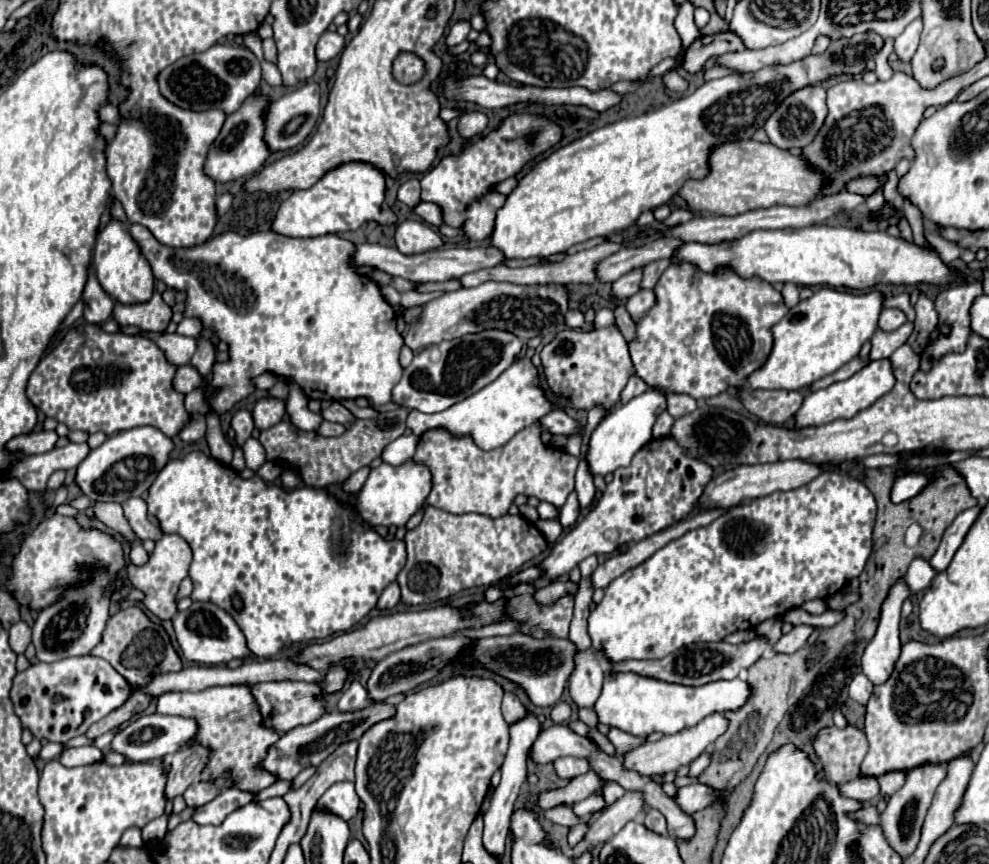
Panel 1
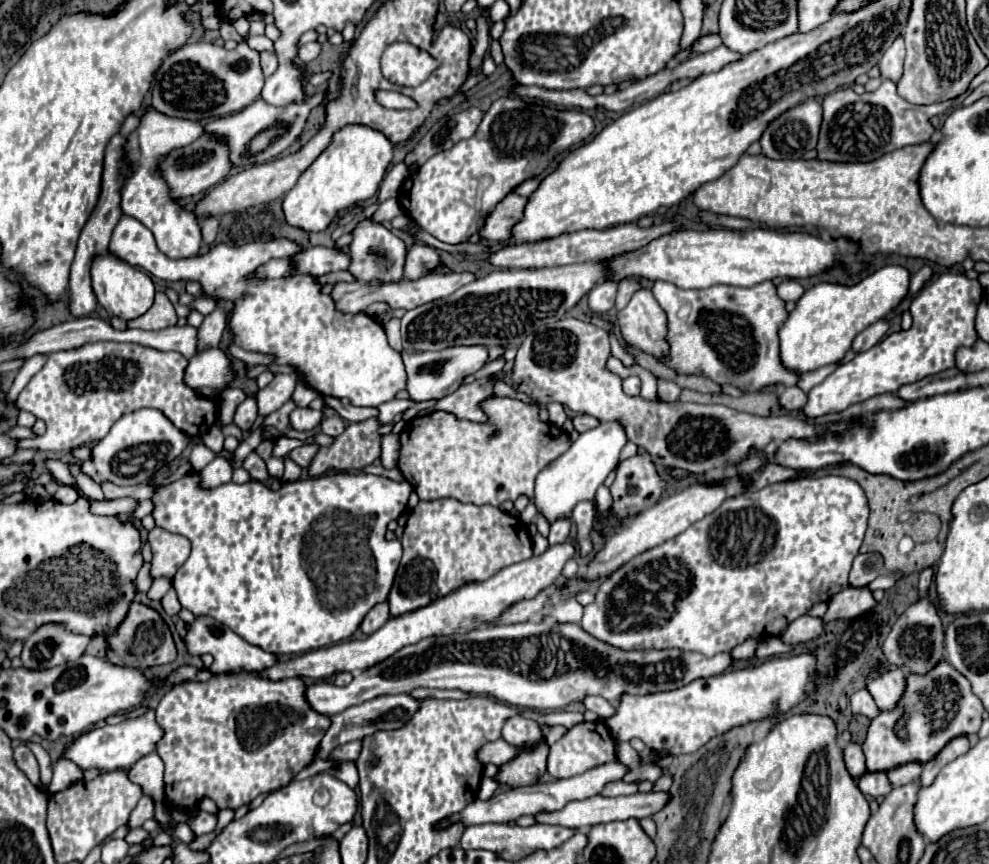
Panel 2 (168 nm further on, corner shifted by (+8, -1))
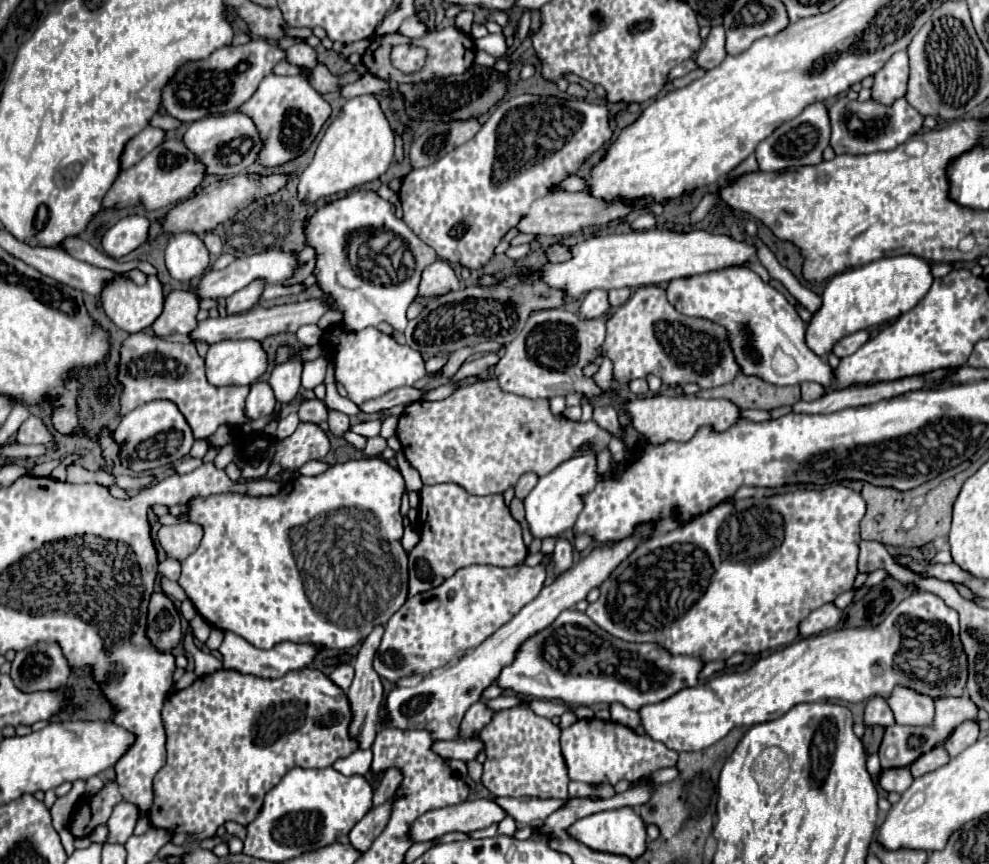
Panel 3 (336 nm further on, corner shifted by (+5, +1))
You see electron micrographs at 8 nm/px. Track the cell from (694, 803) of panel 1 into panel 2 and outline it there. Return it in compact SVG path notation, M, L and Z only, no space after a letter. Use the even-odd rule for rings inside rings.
M648 791L648 793L634 793L628 797L614 797L606 799L602 795L594 795L592 799L584 799L580 803L568 803L564 811L556 811L556 815L536 815L538 823L552 823L552 825L562 825L568 829L588 829L600 823L610 823L610 821L624 821L624 819L642 819L642 817L652 817L656 815L672 795L668 791Z

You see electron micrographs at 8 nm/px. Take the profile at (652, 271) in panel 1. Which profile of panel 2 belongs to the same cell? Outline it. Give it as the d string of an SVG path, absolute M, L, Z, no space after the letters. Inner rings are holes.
M628 277L628 279L622 279L620 283L618 283L618 295L616 295L616 309L620 311L620 309L624 309L626 305L628 305L628 301L632 299L632 295L636 293L636 291L640 291L642 289L642 285L640 285L640 281L638 279L634 279L634 277Z

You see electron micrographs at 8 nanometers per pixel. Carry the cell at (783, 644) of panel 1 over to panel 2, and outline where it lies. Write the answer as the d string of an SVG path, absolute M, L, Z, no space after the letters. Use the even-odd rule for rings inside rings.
M802 615L802 617L798 617L796 621L792 621L788 625L788 629L784 631L784 635L780 639L786 645L798 645L798 643L806 643L806 641L818 637L822 633L822 629L824 629L822 619Z

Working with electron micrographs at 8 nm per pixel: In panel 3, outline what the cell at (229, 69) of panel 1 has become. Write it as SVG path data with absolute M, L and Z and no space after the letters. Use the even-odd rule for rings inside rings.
M253 39L251 43L237 47L221 47L203 61L185 63L175 73L163 91L163 107L169 115L183 123L193 123L209 115L233 113L239 105L253 97L261 79L267 77L281 59L285 59L285 51L267 39Z

